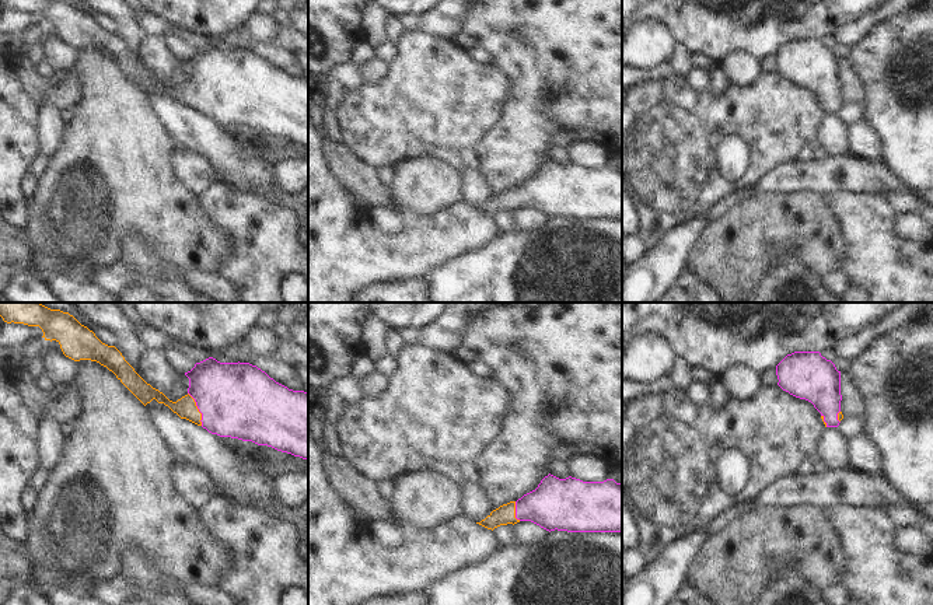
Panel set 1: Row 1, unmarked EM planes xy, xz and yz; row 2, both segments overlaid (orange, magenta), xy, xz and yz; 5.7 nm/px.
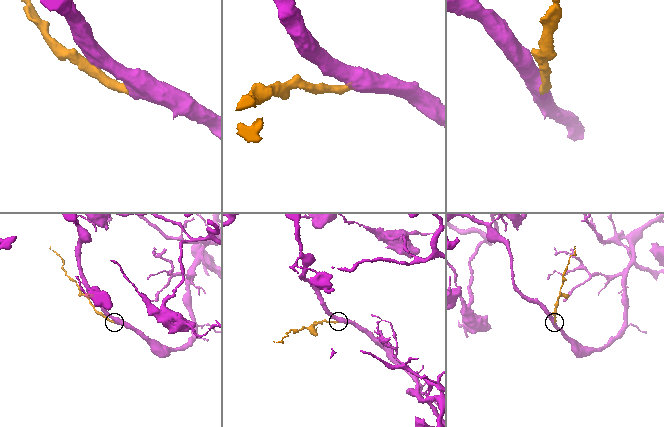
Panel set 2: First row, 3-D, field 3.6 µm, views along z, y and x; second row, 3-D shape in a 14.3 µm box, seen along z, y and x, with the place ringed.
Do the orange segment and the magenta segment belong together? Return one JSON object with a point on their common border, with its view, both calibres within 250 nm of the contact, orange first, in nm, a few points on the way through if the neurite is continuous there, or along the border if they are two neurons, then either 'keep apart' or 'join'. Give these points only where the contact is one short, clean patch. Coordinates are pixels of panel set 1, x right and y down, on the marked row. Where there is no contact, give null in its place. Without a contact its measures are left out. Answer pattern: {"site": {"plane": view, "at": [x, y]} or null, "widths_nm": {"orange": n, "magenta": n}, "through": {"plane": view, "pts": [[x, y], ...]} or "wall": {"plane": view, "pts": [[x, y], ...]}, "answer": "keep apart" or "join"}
{"site": {"plane": "xy", "at": [198, 409]}, "widths_nm": {"orange": 120, "magenta": 440}, "through": {"plane": "xy", "pts": [[185, 408], [198, 409], [217, 399], [237, 399]]}, "answer": "join"}

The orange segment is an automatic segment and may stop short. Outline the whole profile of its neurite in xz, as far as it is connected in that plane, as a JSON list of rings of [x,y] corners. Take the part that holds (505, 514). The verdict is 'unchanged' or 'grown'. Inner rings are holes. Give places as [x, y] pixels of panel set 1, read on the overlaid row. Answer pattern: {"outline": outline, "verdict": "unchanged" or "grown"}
{"outline": [[[549,473],[535,490],[500,506],[476,524],[493,531],[520,521],[531,521],[549,532],[622,534],[622,483],[559,479]]], "verdict": "grown"}

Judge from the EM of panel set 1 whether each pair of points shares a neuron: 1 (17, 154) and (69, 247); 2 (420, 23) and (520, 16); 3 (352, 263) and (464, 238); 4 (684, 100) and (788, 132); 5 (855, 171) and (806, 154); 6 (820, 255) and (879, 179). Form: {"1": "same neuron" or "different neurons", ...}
{"1": "different neurons", "2": "different neurons", "3": "same neuron", "4": "same neuron", "5": "different neurons", "6": "different neurons"}

